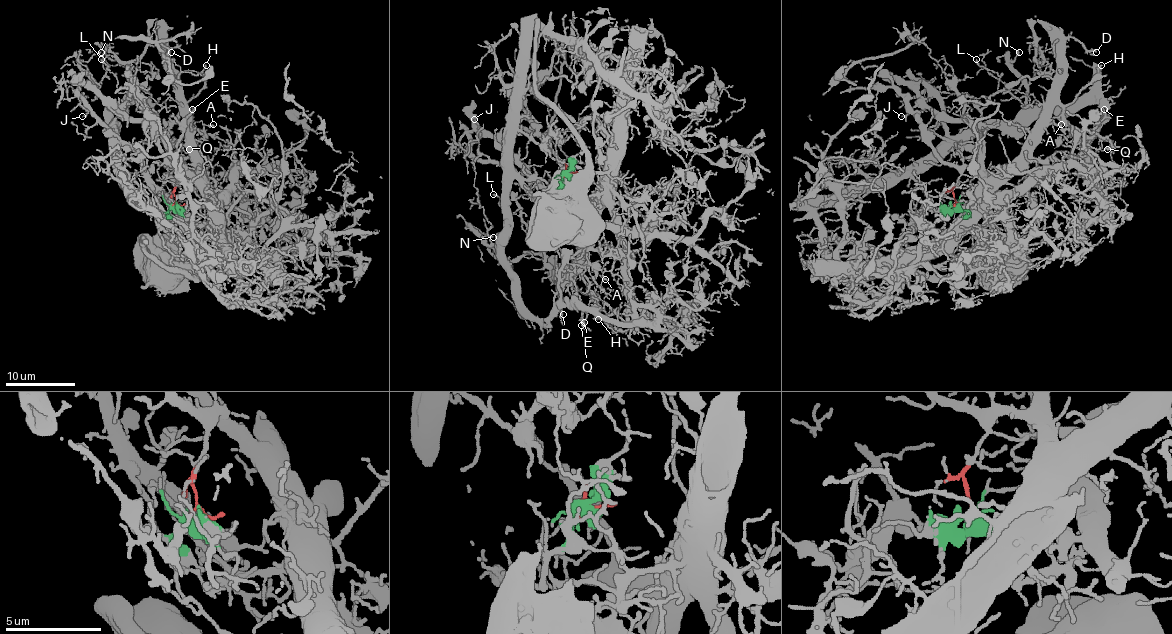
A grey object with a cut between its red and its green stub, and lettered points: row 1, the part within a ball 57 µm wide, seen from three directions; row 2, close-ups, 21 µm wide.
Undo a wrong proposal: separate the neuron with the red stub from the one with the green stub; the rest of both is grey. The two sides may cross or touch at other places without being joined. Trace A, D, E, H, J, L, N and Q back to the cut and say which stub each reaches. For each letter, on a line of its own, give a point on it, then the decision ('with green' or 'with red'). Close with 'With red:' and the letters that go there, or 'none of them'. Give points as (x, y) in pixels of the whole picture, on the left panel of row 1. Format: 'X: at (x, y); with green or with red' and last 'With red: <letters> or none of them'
A: at (213, 124); with red
D: at (171, 52); with red
E: at (192, 109); with red
H: at (206, 65); with red
J: at (82, 116); with green
L: at (101, 59); with green
N: at (101, 52); with green
Q: at (189, 149); with red
With red: A, D, E, H, Q

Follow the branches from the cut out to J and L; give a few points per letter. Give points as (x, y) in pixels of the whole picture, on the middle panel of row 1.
J: (567, 176), (549, 200), (537, 199), (502, 165), (481, 162), (470, 151), (477, 141), (479, 125), (474, 120)
L: (567, 176), (549, 200), (537, 199), (514, 179), (507, 199), (514, 199), (519, 213), (507, 216), (493, 193)

